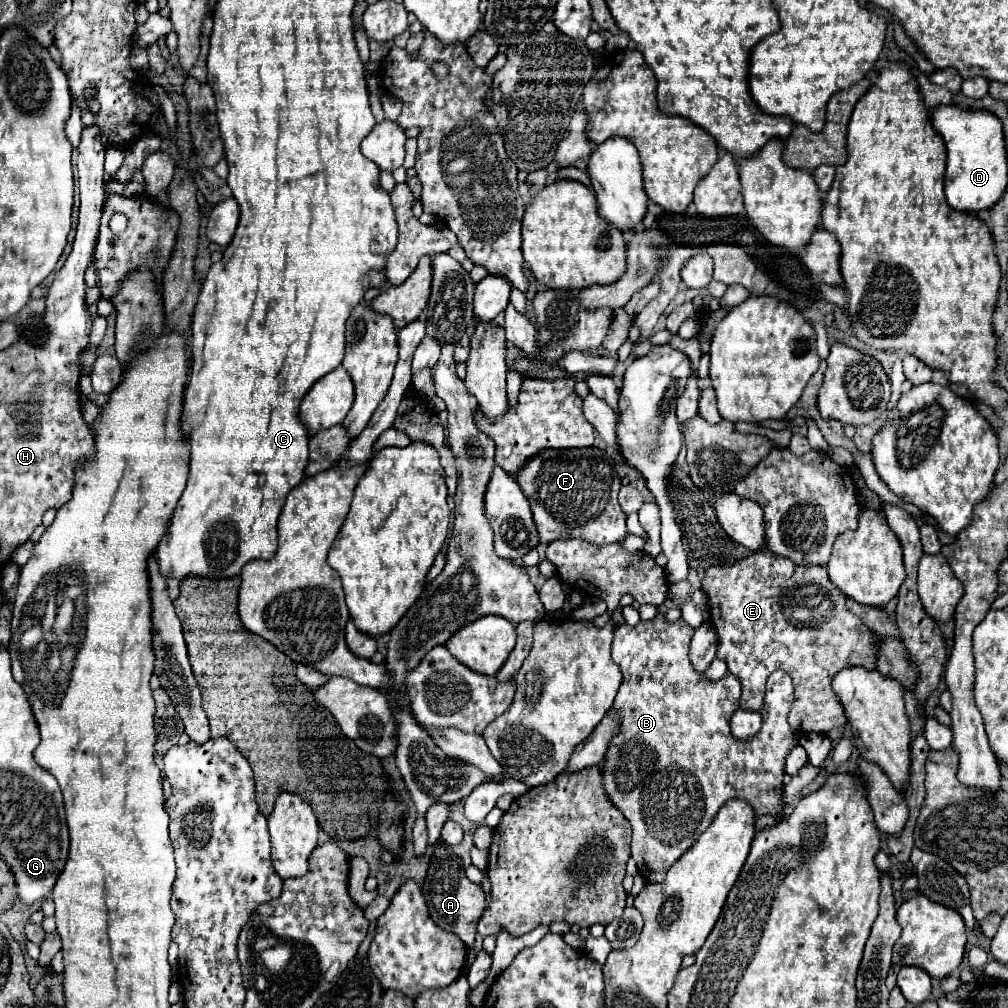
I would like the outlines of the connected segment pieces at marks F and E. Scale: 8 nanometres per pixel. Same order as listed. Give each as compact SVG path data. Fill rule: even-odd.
M599 448L543 450L527 462L515 476L527 496L541 542L559 538L585 538L595 544L623 542L627 532L625 512L617 504L621 476L617 466Z
M761 550L737 560L731 566L711 566L703 578L701 590L707 594L709 618L719 638L717 658L725 660L729 672L741 680L741 708L763 708L767 676L779 668L793 678L795 700L787 720L795 732L827 734L831 728L847 724L847 716L831 688L831 680L839 670L851 666L875 670L875 638L879 638L879 634L869 630L855 614L847 610L845 594L841 594L841 590L829 580L823 566L797 566L789 558L775 556L771 550Z

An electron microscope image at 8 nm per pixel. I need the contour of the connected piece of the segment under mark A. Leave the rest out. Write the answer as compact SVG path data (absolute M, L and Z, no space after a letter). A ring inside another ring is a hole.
M447 848L435 850L435 854L431 856L425 884L423 884L423 896L425 896L429 916L433 918L433 922L457 934L471 948L475 942L475 934L477 934L477 920L483 916L487 904L485 904L485 892L481 884L473 884L465 876L465 868L459 856L451 854Z

